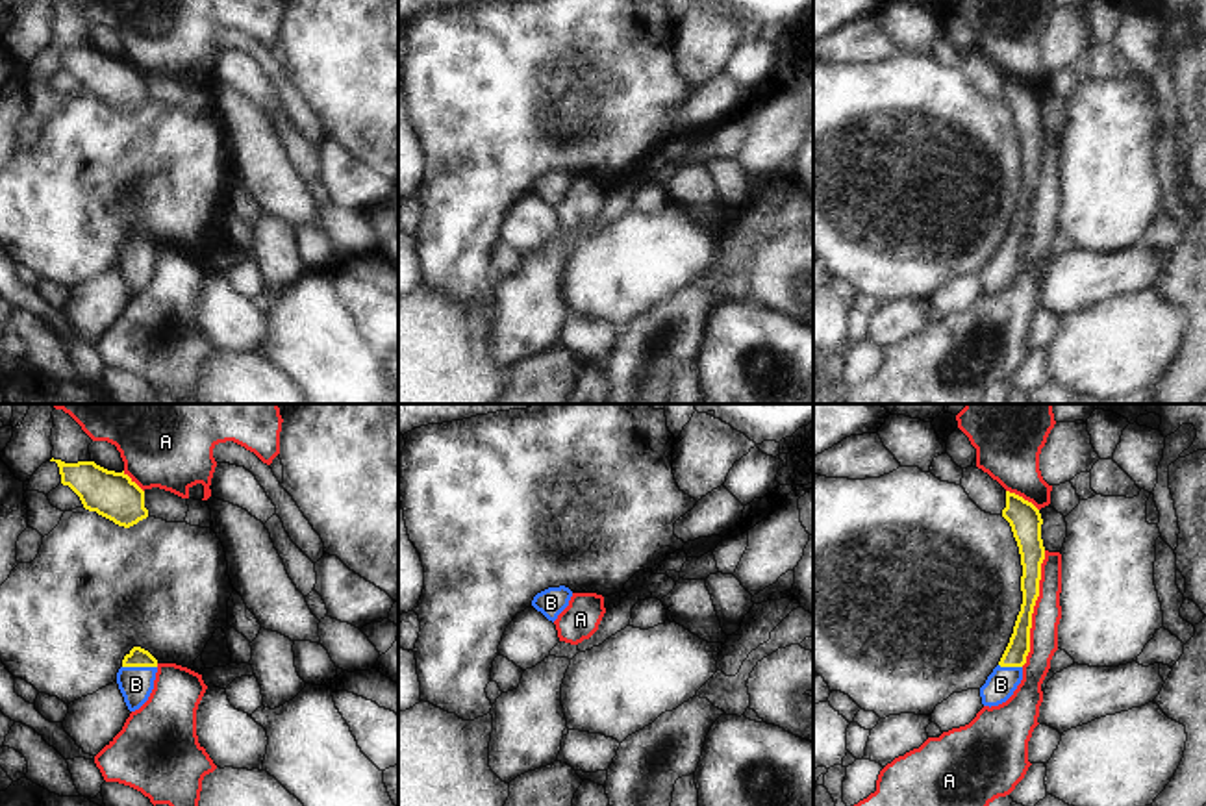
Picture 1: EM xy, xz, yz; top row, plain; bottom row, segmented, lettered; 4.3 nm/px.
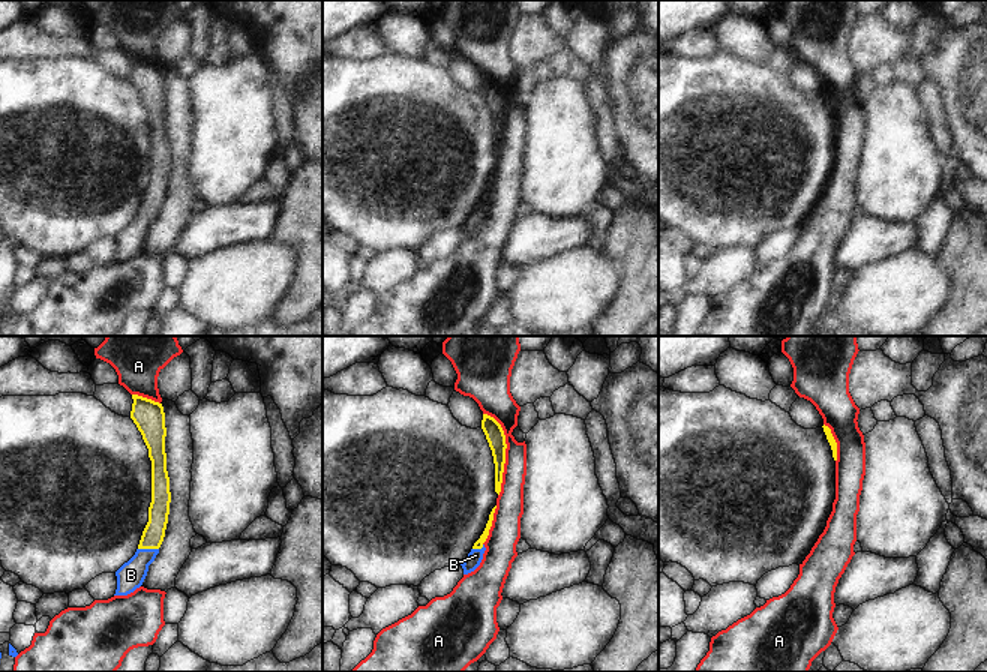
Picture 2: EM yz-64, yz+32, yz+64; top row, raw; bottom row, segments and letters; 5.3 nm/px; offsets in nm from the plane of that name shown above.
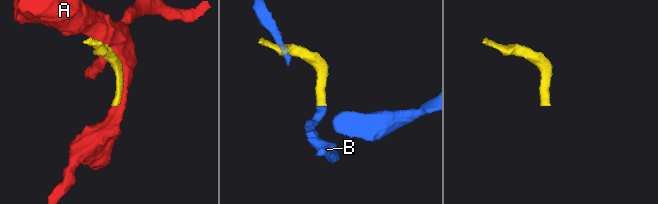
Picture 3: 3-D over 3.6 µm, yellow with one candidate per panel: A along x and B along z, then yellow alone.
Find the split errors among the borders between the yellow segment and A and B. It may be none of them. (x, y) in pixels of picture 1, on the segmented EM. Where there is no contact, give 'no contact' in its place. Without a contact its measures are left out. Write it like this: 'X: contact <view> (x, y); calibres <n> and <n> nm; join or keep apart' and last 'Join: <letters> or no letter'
A: contact yz (1032, 608); calibres 110 and 130 nm; keep apart
B: contact xy (139, 666); calibres 90 and 150 nm; join
Join: B

